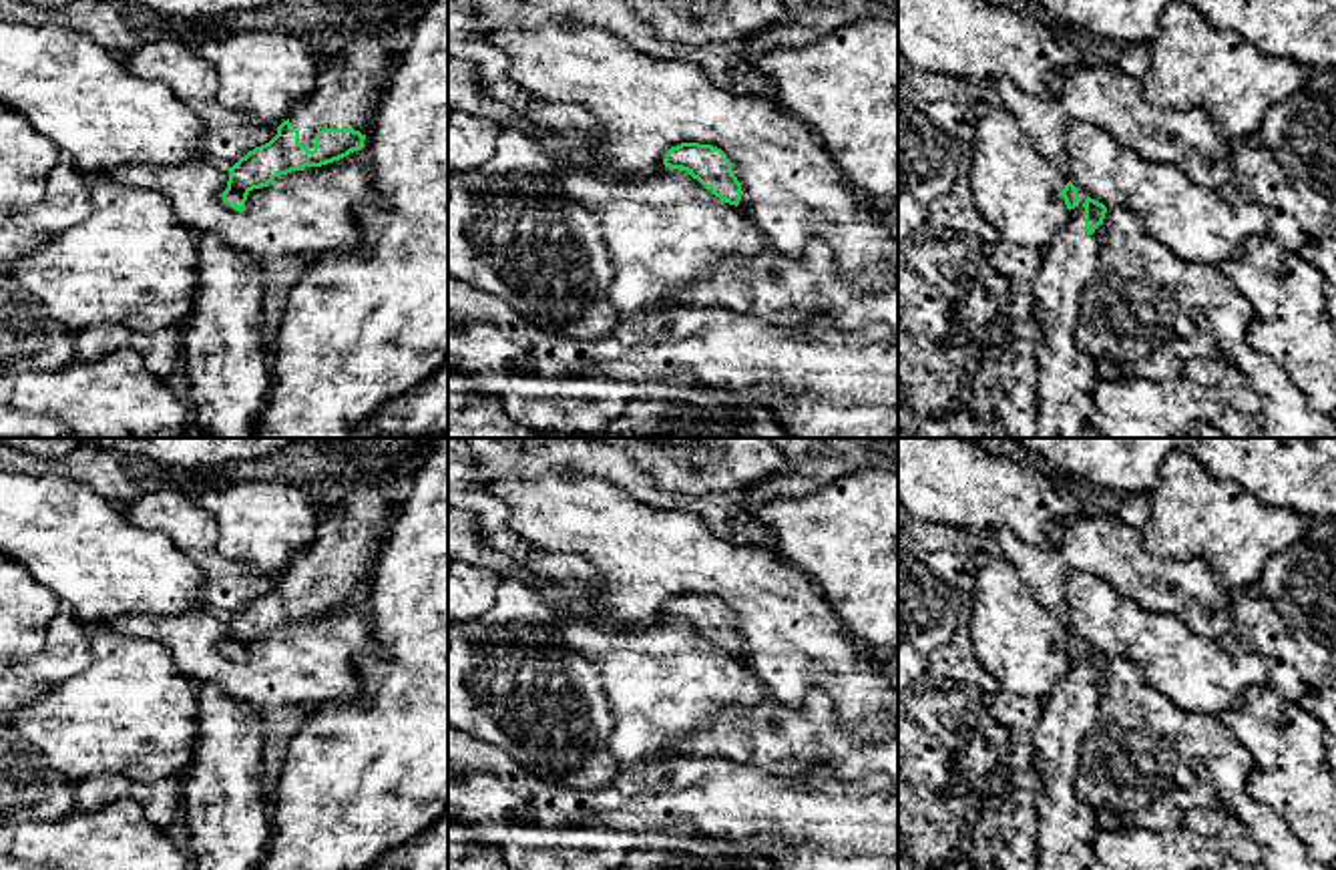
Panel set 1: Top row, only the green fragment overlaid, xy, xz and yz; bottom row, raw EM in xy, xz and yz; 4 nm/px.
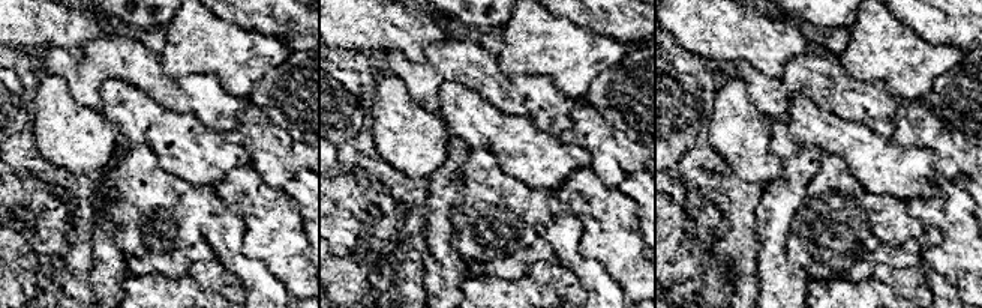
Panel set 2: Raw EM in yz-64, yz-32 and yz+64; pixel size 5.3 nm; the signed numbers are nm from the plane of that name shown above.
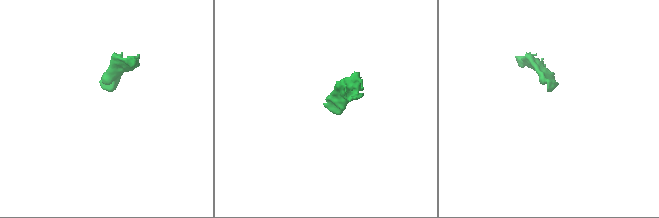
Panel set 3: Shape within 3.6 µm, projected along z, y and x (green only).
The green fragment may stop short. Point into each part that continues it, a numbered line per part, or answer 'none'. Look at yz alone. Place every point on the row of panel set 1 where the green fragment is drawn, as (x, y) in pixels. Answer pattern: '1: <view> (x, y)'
1: yz (1065, 376)

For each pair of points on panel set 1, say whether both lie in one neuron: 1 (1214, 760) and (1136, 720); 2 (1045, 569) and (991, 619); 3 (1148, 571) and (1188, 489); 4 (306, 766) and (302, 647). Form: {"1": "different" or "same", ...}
{"1": "same", "2": "different", "3": "different", "4": "different"}

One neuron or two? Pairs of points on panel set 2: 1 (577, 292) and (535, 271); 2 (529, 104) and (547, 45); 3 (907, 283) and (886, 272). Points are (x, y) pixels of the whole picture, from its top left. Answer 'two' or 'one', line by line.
1: one
2: two
3: one

